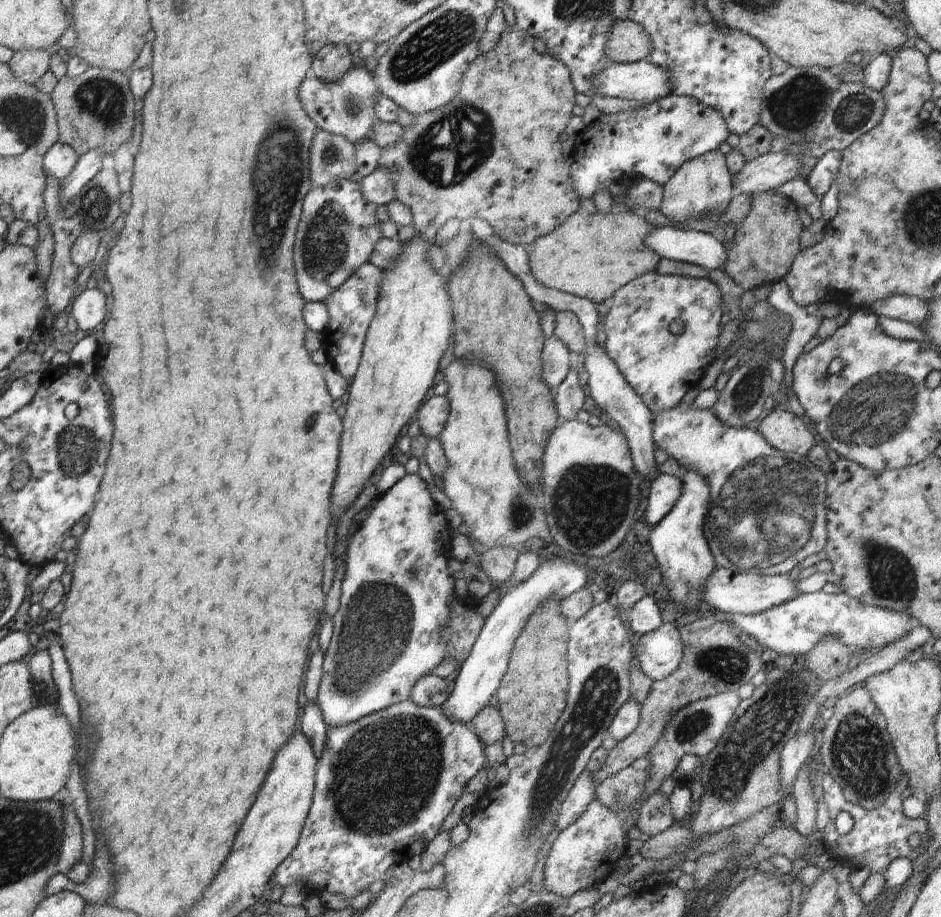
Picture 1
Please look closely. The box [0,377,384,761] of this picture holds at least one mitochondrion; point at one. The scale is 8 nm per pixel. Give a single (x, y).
(78, 449)

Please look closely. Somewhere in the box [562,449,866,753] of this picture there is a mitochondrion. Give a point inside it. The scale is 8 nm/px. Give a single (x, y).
(766, 514)

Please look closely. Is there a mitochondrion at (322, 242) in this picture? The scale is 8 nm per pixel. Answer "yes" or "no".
yes

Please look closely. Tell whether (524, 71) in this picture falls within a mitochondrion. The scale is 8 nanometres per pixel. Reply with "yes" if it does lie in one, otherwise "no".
no

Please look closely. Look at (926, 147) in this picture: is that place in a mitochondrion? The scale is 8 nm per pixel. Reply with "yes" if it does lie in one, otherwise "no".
no

